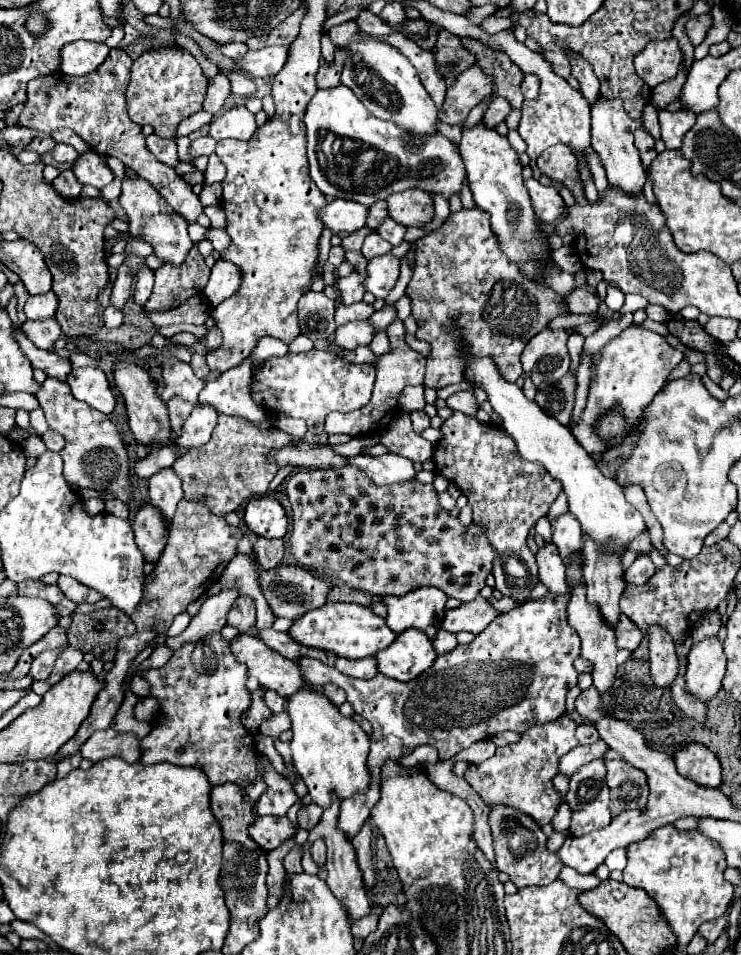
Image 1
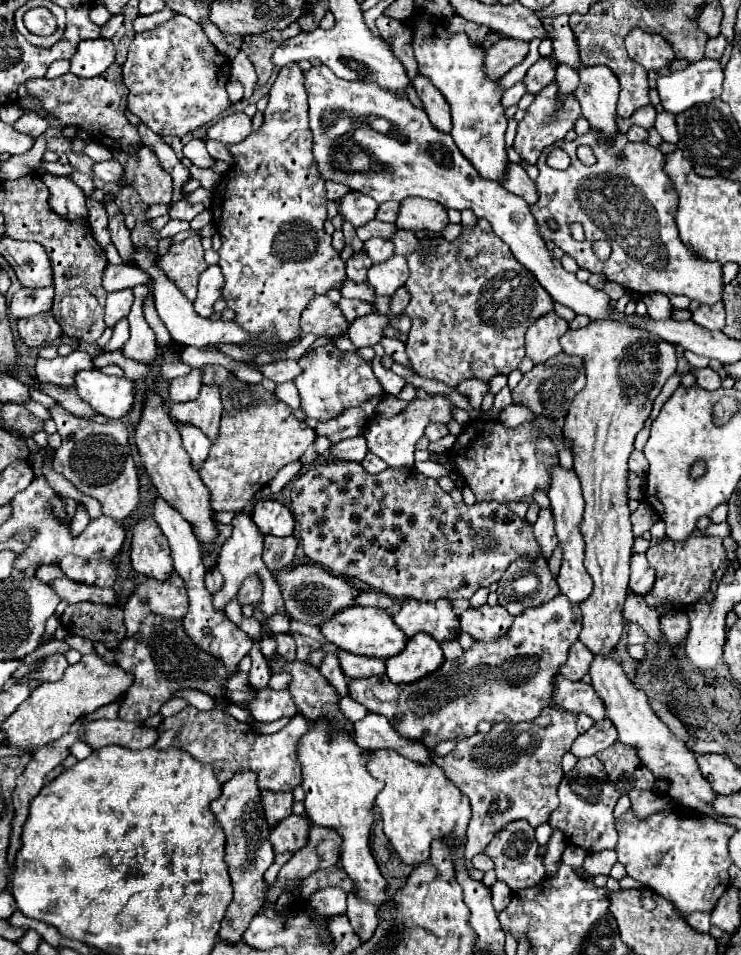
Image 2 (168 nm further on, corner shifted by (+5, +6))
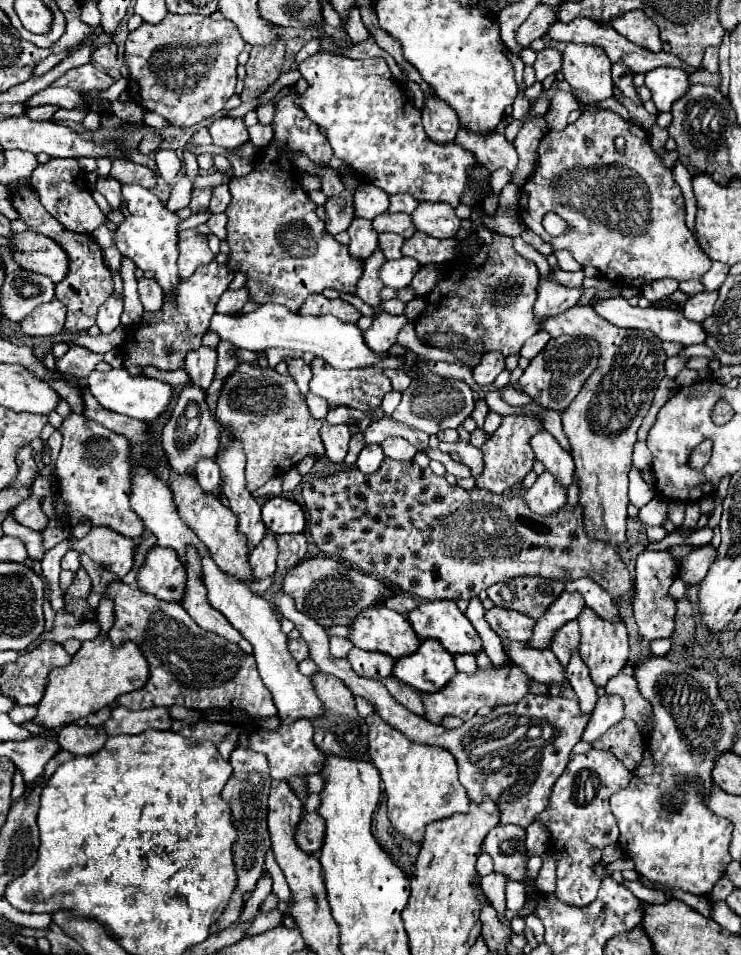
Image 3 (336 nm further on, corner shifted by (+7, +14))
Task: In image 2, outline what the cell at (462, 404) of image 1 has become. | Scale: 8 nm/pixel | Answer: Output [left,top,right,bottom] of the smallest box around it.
[455,379,487,411]

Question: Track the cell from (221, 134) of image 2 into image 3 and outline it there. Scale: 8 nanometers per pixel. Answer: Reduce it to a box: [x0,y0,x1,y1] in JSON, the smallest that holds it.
[209,117,249,151]

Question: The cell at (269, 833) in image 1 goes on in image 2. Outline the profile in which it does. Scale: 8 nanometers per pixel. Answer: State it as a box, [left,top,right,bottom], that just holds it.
[269,815,309,853]

